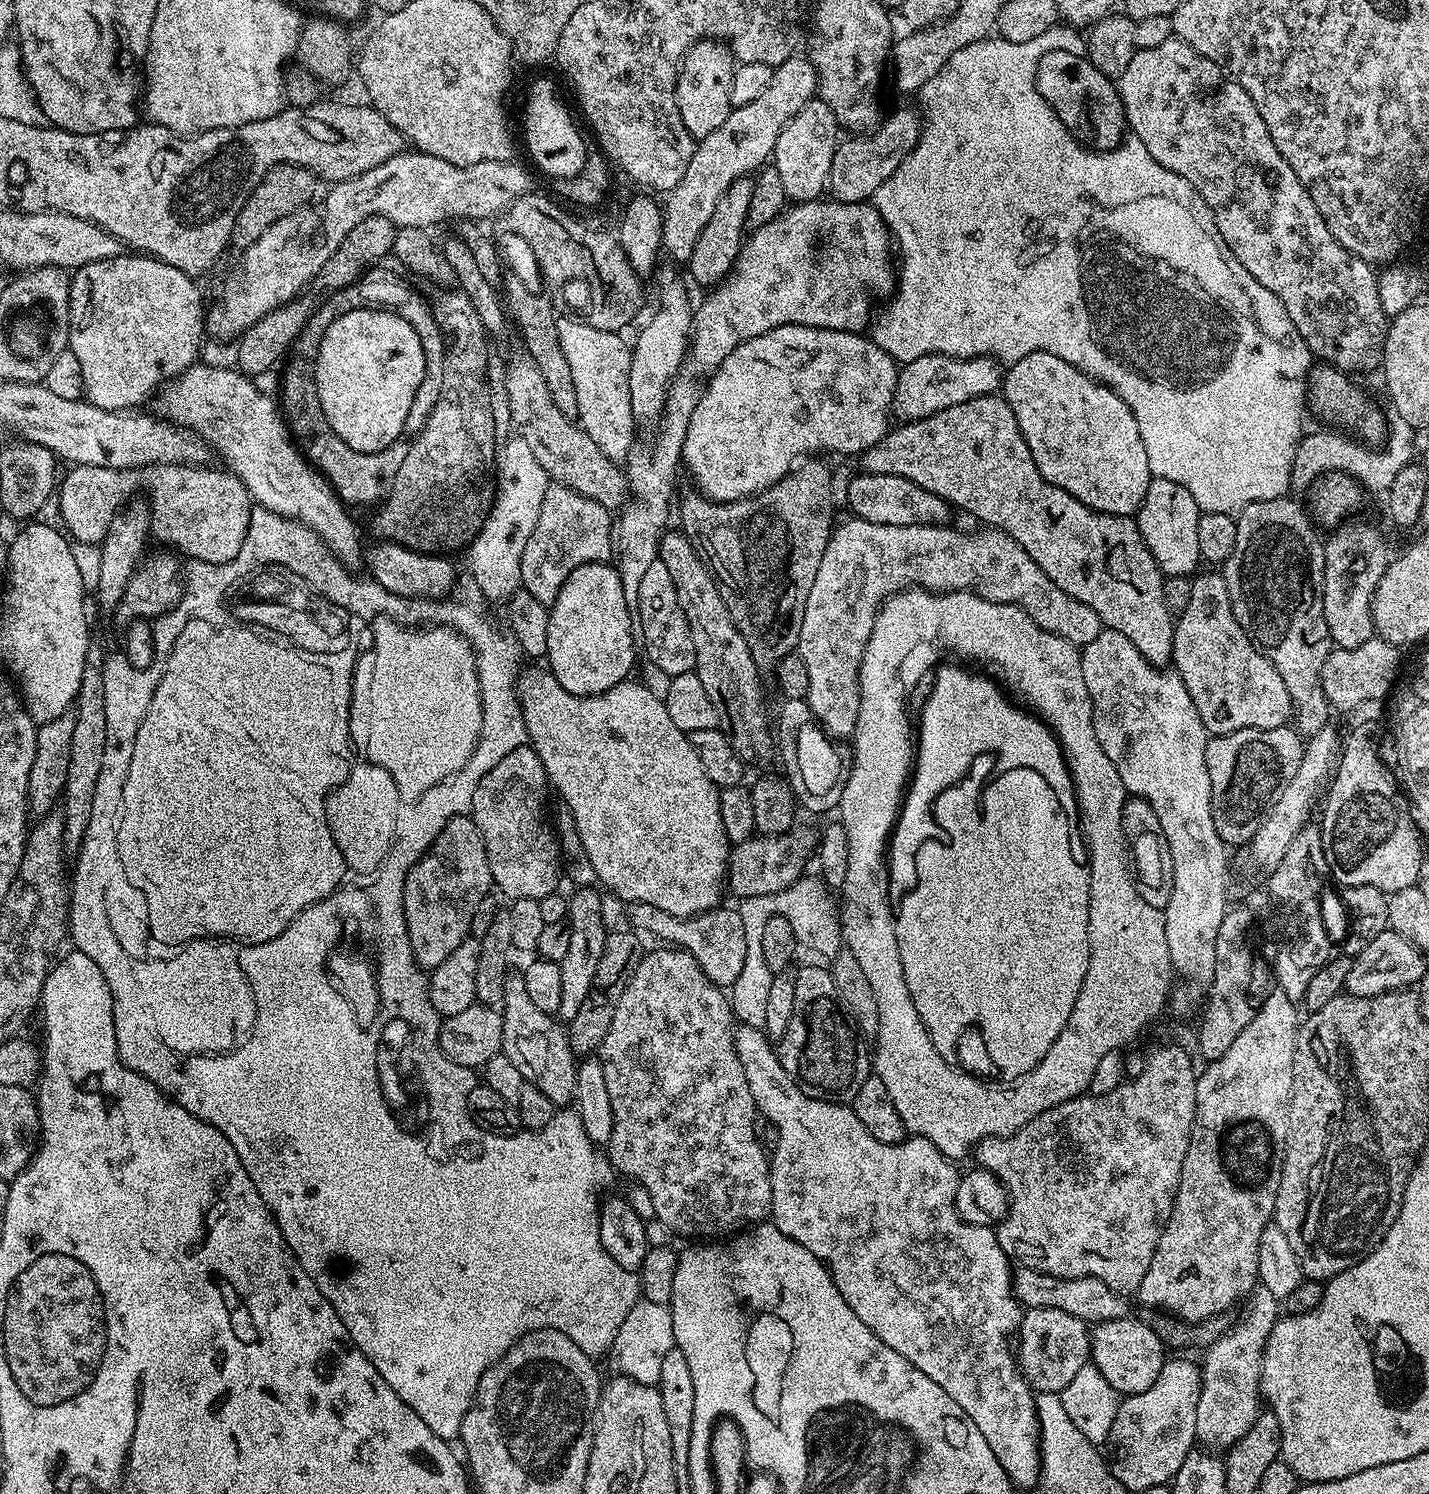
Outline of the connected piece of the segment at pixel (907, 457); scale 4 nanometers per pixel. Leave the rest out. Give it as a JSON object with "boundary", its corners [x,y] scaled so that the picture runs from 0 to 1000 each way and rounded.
{"boundary":[[[702,264],[685,265],[679,269],[665,272],[656,277],[637,281],[629,285],[631,286],[625,286],[621,291],[604,303],[604,315],[637,320],[637,323],[663,335],[667,341],[675,340],[682,347],[694,353],[700,353],[704,358],[708,359],[716,371],[726,376],[729,384],[732,384],[740,395],[746,395],[749,400],[760,403],[760,406],[768,411],[773,420],[791,427],[802,443],[808,447],[814,447],[819,442],[822,412],[818,410],[815,400],[816,386],[808,376],[808,371],[805,371],[802,363],[799,363],[794,347],[766,343],[754,336],[754,333],[746,331],[746,328],[732,323],[726,312],[724,312],[721,299],[718,299],[718,293],[715,293],[712,280],[710,280],[710,274],[707,274]]]}

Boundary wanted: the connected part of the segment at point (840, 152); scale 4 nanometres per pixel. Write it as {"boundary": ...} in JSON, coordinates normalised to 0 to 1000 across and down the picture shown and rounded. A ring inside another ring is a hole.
{"boundary":[[[631,72],[617,81],[610,88],[587,94],[582,108],[579,128],[582,133],[589,137],[603,137],[610,135],[610,131],[626,116],[636,102],[644,94],[645,78],[640,73]]]}

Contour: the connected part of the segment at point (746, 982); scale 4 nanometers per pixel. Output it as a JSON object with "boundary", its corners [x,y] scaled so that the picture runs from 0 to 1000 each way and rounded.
{"boundary":[[[533,598],[533,600],[521,600],[517,603],[516,610],[519,614],[519,620],[522,620],[522,644],[519,646],[519,652],[516,652],[516,657],[514,657],[511,662],[511,671],[513,681],[518,685],[523,685],[526,688],[534,689],[536,684],[536,671],[538,670],[539,659],[541,651],[539,647],[536,647],[536,641],[533,641],[533,620],[542,613],[552,613],[554,606],[551,605],[552,600],[549,598]]]}

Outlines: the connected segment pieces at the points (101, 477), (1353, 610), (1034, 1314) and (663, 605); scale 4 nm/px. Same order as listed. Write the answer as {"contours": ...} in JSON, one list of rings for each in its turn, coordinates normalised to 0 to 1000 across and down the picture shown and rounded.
{"contours":[[[[53,312],[50,315],[50,317],[45,321],[44,319],[41,324],[42,345],[45,347],[45,351],[44,351],[44,353],[51,362],[69,365],[70,362],[75,358],[77,349],[81,346],[82,343],[97,330],[95,329],[98,327],[99,317],[91,313],[75,313],[74,312]]],[[[944,347],[936,353],[931,354],[930,361],[926,362],[927,365],[927,413],[929,423],[932,425],[933,432],[936,434],[950,434],[953,430],[961,428],[960,419],[960,401],[966,392],[967,384],[970,384],[973,377],[971,364],[969,359],[957,348],[948,348]]],[[[720,876],[714,882],[714,888],[710,894],[710,907],[720,929],[728,933],[740,933],[746,928],[749,928],[752,920],[754,920],[754,917],[757,917],[757,914],[762,912],[764,907],[762,887],[752,882],[752,880],[746,880],[743,877]]],[[[460,373],[452,381],[449,390],[446,392],[446,406],[444,409],[446,410],[449,436],[450,438],[451,436],[453,438],[454,443],[460,449],[465,450],[465,453],[467,454],[485,449],[487,446],[487,438],[483,422],[480,419],[480,411],[477,411],[477,406],[474,406],[474,398],[469,390],[469,384]]]]}

